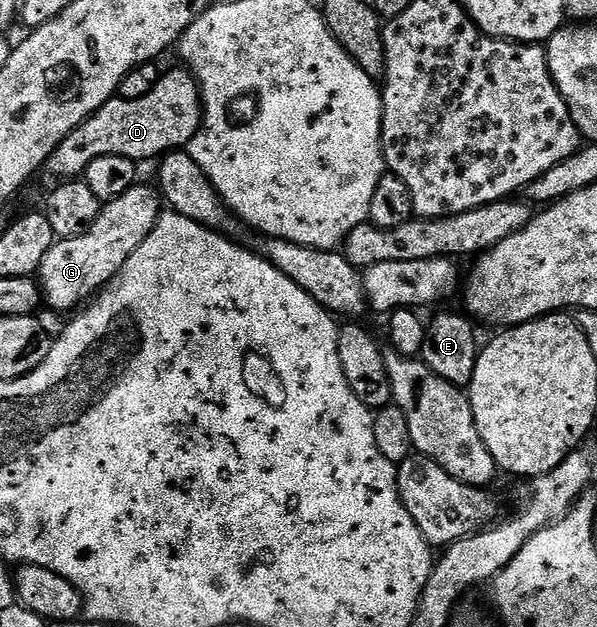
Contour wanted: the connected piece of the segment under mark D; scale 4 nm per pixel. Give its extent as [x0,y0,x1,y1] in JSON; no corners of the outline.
[46,70,202,181]

